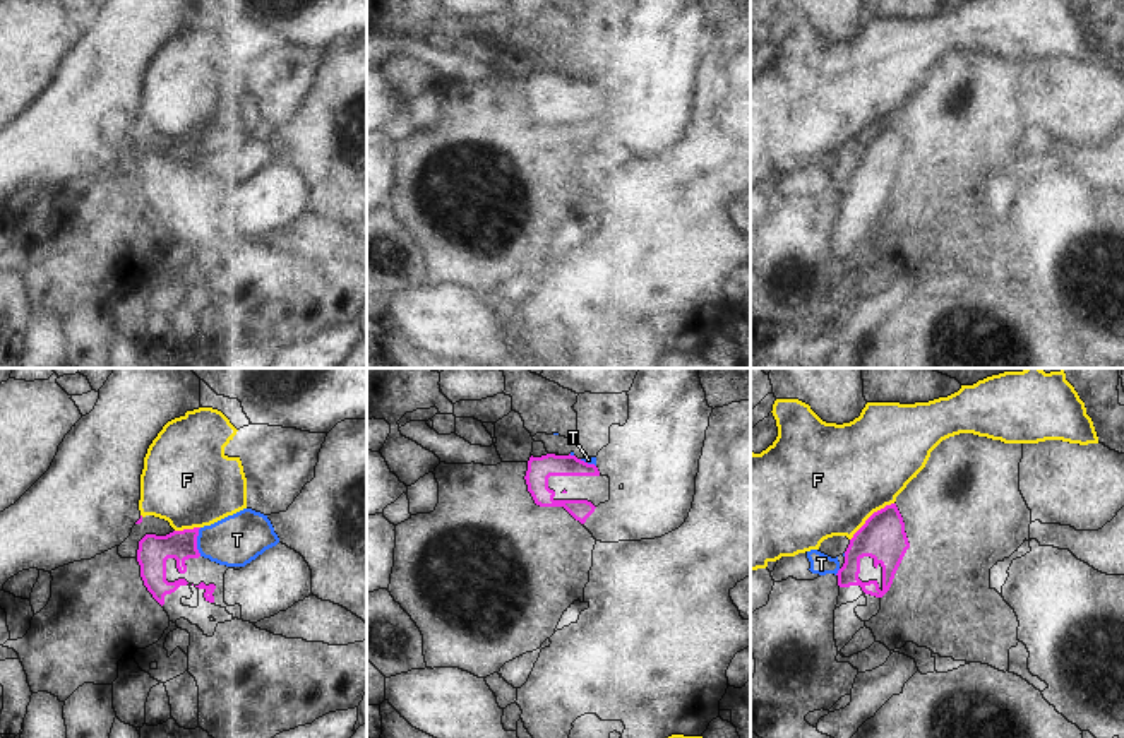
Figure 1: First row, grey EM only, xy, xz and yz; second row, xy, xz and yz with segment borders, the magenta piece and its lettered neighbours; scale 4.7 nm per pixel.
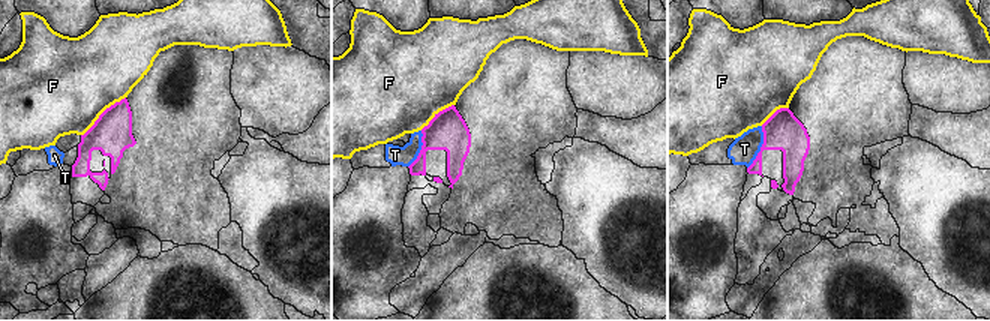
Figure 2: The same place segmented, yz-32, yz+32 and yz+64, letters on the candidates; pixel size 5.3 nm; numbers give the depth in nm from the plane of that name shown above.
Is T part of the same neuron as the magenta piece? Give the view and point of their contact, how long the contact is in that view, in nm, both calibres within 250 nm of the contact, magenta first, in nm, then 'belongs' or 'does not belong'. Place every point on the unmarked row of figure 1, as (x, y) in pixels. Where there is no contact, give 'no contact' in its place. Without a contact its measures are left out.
xy (196, 158) | 140 nm | 150/240 nm | does not belong

